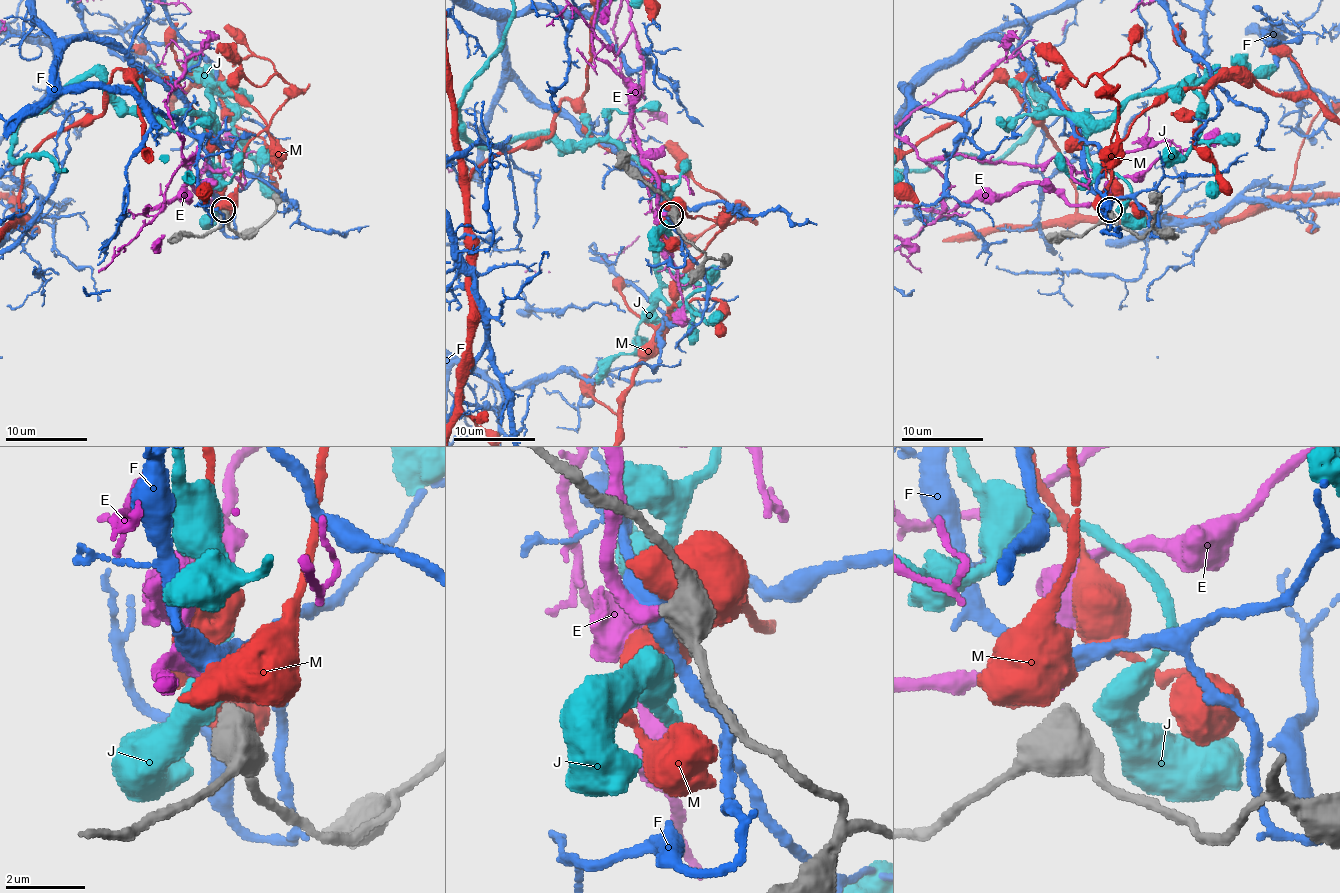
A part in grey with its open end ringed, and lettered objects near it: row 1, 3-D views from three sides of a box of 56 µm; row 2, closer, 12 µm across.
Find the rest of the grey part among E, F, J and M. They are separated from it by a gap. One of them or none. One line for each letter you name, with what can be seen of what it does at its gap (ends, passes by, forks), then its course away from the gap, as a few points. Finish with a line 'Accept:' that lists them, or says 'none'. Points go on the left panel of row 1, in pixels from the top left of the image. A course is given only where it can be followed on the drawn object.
E: It ends there
Accept: E

